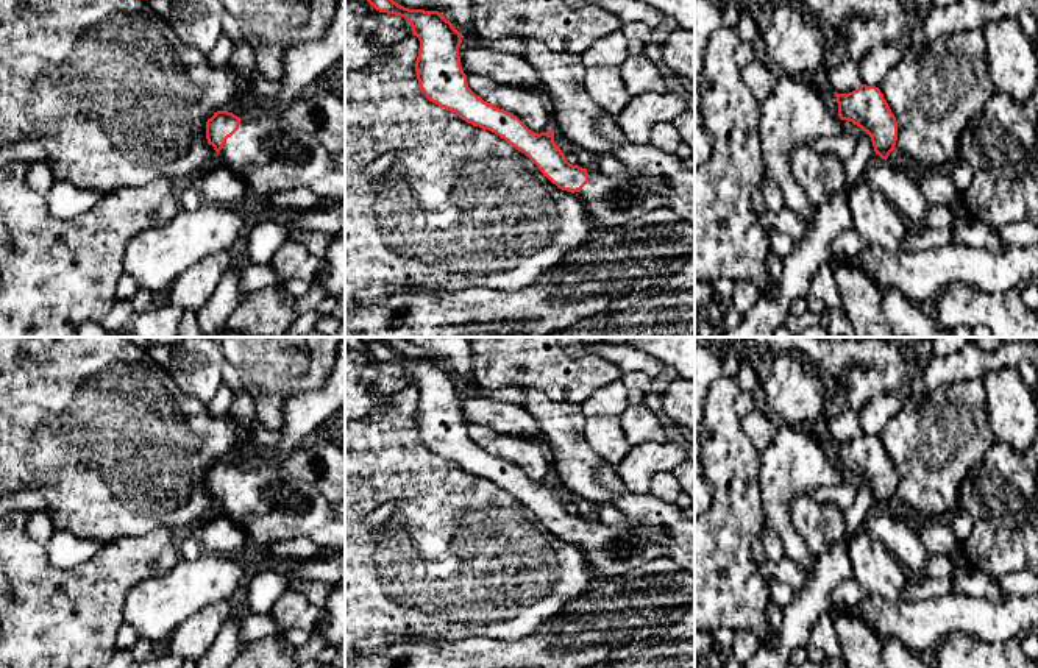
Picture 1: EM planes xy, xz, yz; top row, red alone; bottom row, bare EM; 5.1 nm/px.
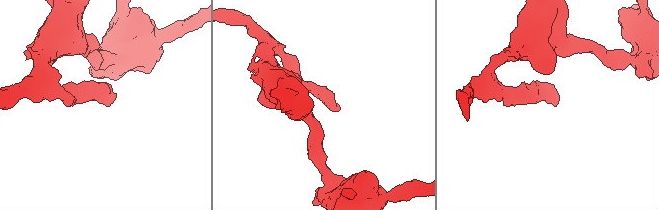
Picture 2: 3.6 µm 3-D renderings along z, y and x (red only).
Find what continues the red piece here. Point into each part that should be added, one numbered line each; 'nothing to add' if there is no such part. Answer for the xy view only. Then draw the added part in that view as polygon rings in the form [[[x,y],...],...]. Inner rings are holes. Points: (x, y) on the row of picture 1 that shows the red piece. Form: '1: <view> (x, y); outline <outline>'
1: xy (269, 155); outline [[[270,109],[240,117],[239,130],[219,151],[225,162],[248,189],[265,197],[270,192],[304,187],[329,201],[345,201],[345,151],[331,151],[312,136],[289,125],[284,115]]]

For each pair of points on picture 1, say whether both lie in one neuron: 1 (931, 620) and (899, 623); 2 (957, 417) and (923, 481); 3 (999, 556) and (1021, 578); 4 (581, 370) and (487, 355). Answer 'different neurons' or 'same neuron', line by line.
1: same neuron
2: same neuron
3: different neurons
4: same neuron

